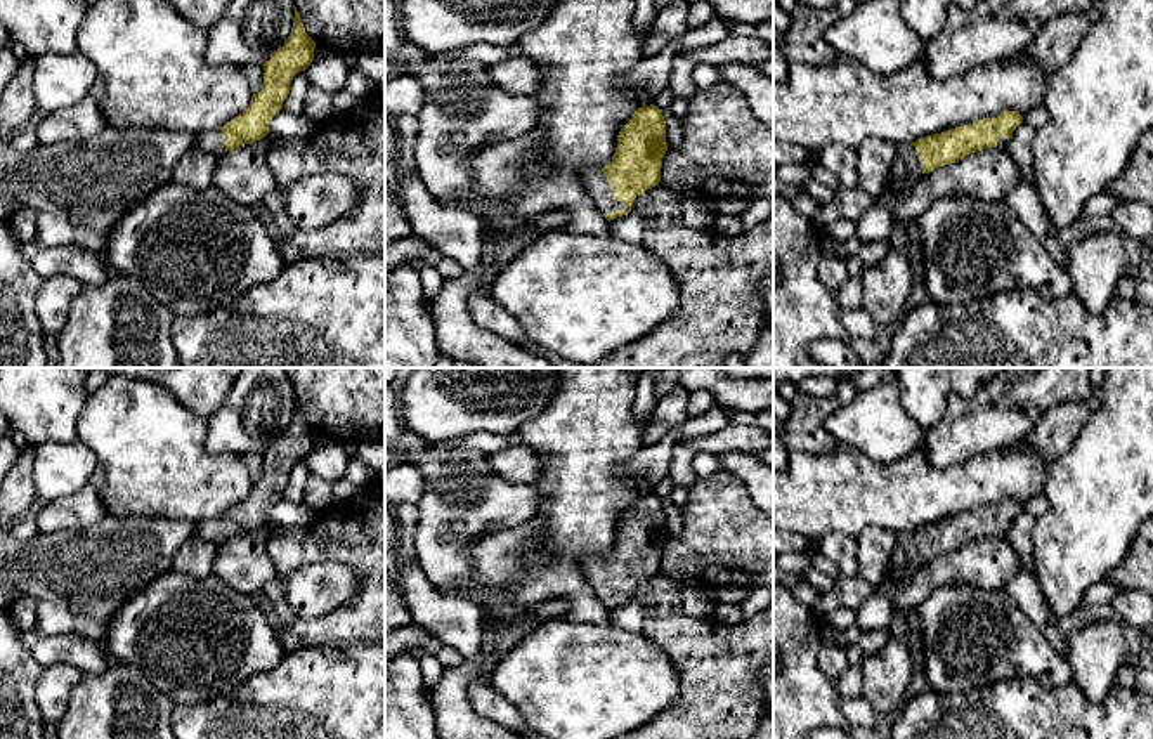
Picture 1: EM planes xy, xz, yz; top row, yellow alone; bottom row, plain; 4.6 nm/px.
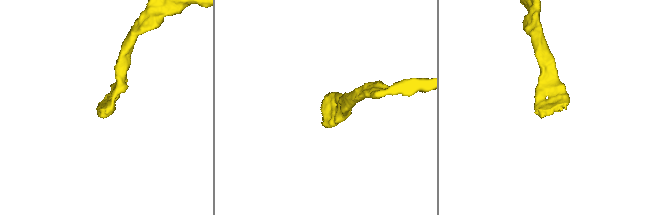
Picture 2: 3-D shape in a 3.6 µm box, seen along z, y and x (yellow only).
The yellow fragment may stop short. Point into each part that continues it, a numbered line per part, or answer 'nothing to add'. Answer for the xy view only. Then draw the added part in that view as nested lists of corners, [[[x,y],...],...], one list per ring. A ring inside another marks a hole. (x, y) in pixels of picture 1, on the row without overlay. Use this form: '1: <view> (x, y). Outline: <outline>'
1: xy (212, 529). Outline: [[[220,519],[198,522],[196,536],[220,546],[225,541],[225,531]]]

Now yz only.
1: yz (907, 554). Outline: [[[912,533],[896,534],[896,546],[889,557],[891,574],[909,567],[919,567],[922,564],[924,562],[915,536]]]

